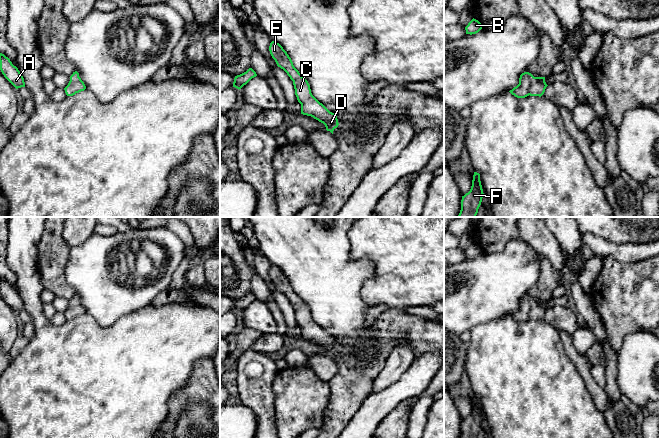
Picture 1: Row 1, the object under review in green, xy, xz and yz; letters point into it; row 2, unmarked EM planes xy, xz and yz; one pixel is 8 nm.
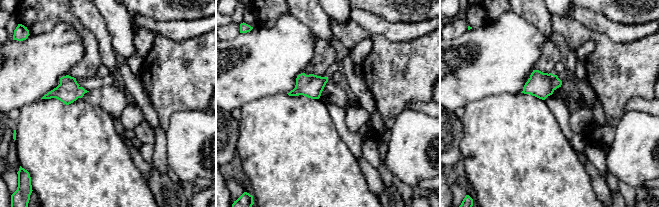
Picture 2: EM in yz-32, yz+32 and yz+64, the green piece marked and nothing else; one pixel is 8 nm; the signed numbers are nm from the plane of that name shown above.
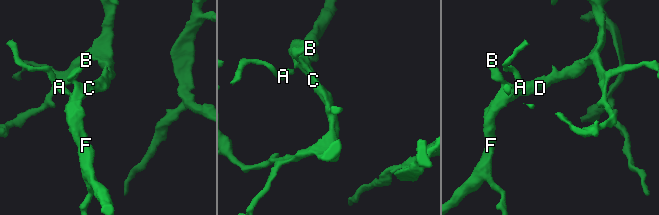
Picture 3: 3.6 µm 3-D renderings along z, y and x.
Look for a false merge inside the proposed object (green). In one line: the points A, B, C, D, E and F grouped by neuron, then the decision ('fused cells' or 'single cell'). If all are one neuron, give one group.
A B C D E F; single cell

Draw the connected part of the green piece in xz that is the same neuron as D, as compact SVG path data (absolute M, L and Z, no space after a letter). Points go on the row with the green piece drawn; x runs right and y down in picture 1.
M272 41L269 51L277 66L293 81L295 95L301 104L301 114L311 116L323 123L326 130L333 134L334 129L339 125L337 116L312 95L308 81L294 67L291 58L279 43Z

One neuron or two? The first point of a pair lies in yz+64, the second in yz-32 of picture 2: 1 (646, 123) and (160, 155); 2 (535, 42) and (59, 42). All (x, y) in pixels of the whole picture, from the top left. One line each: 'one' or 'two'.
1: two
2: one

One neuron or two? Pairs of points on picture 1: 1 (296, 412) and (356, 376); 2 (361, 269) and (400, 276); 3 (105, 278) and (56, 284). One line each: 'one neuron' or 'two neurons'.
1: two neurons
2: two neurons
3: two neurons

